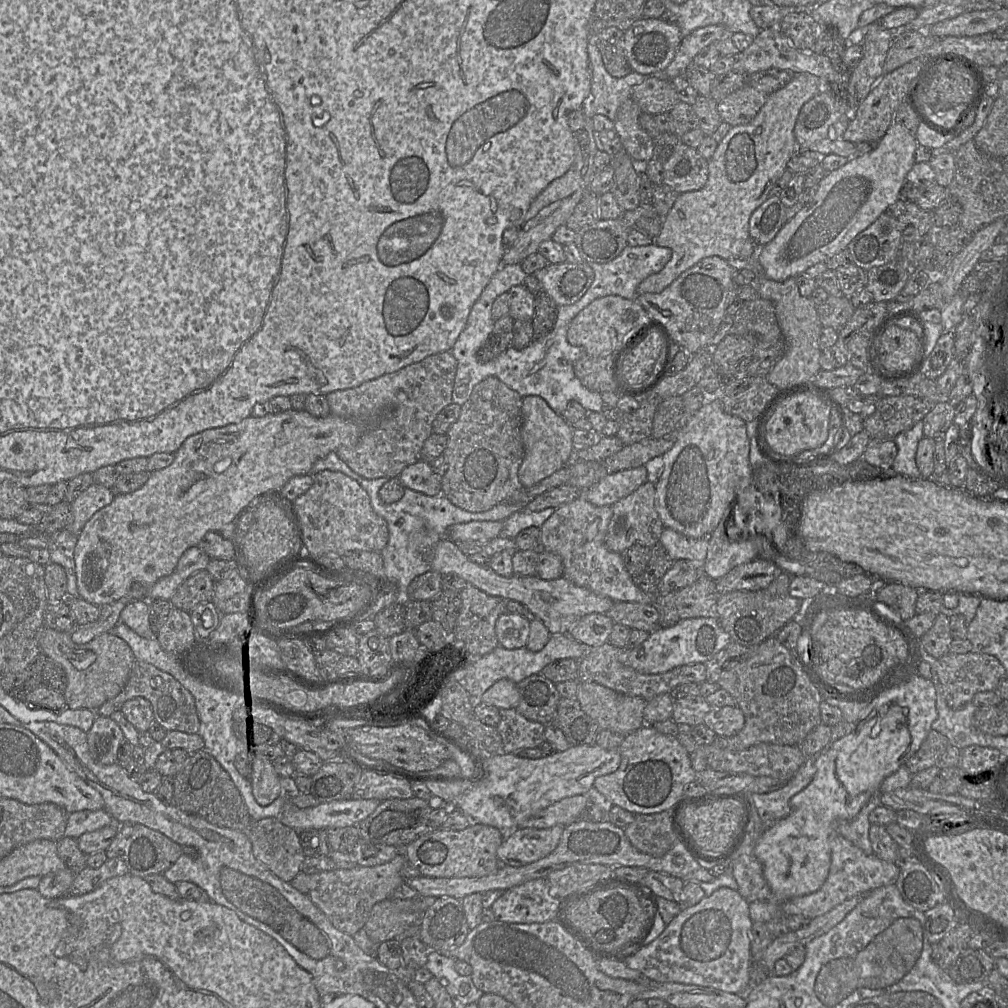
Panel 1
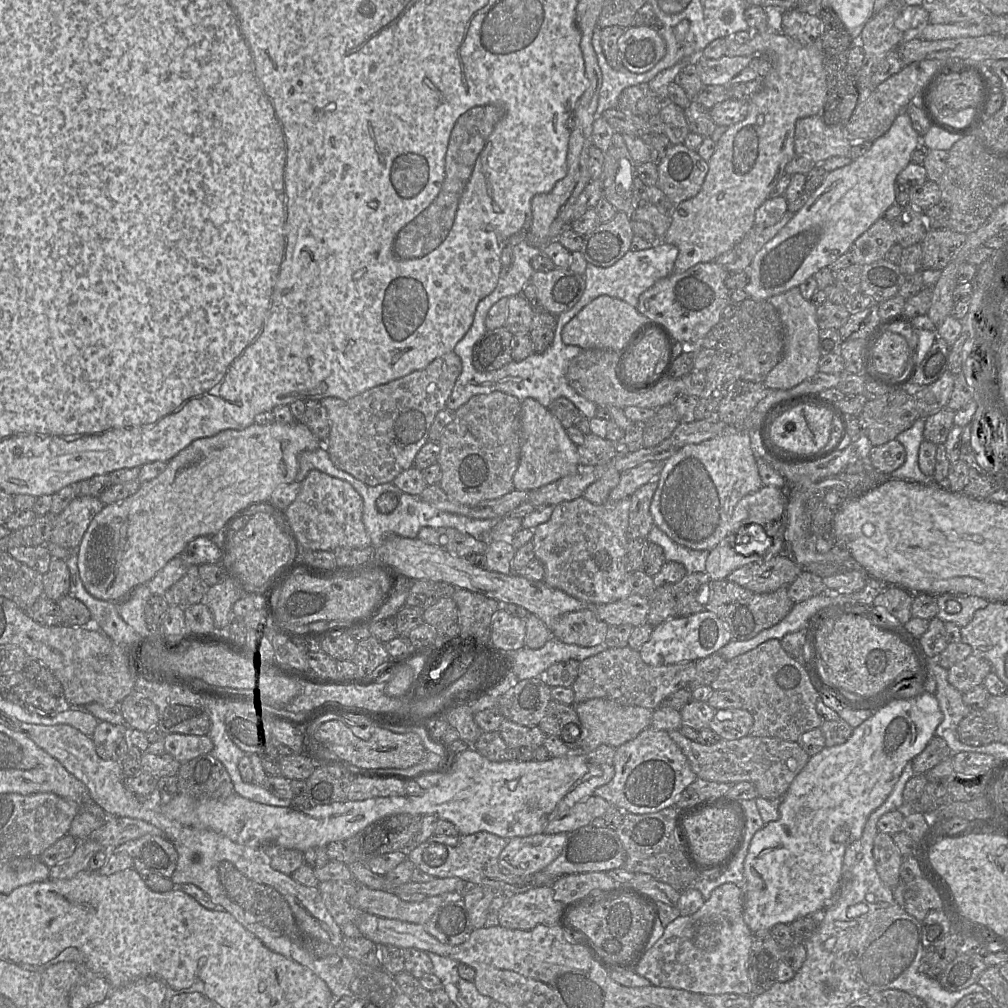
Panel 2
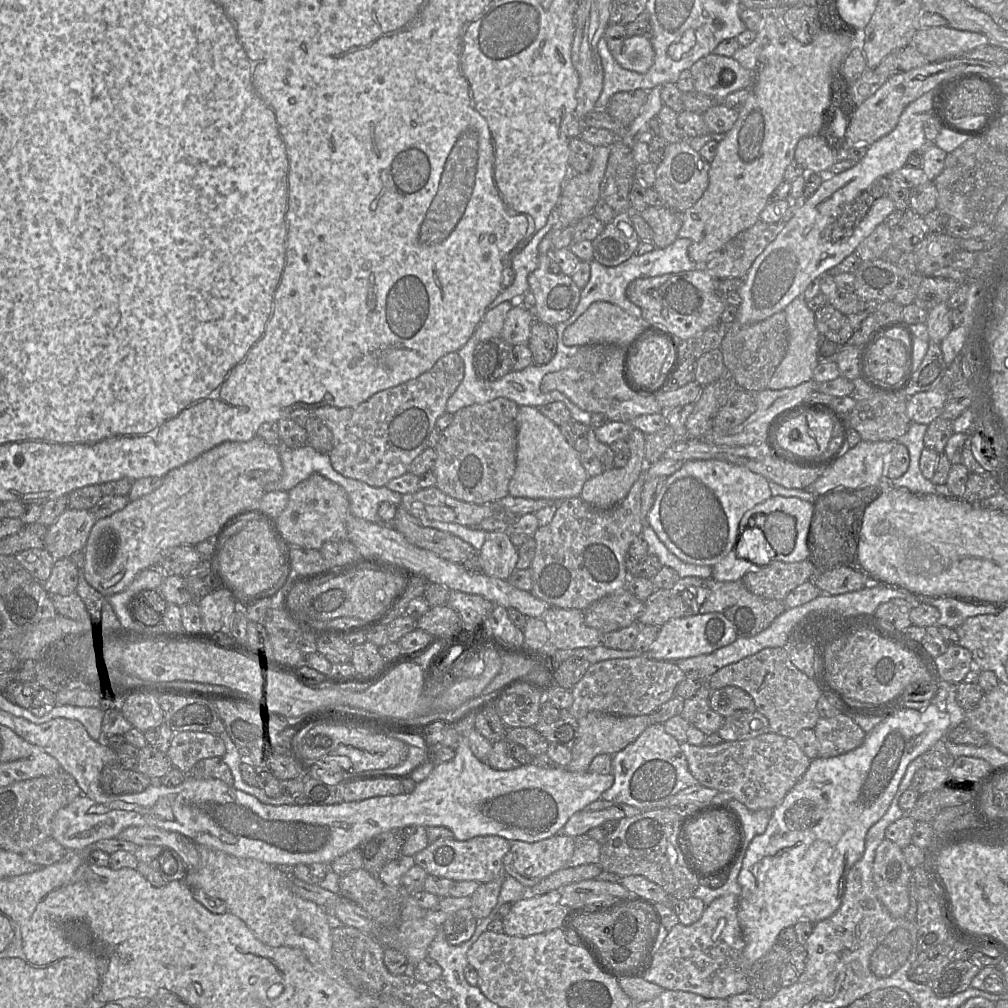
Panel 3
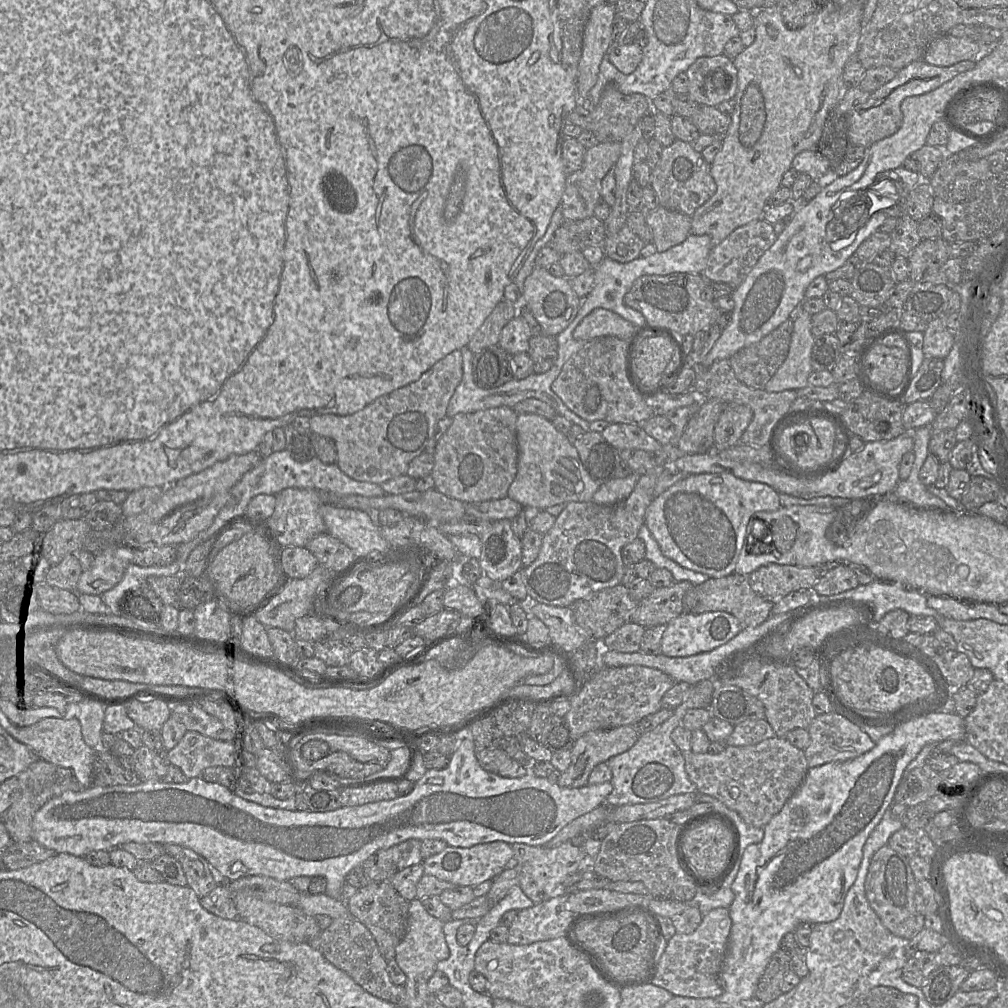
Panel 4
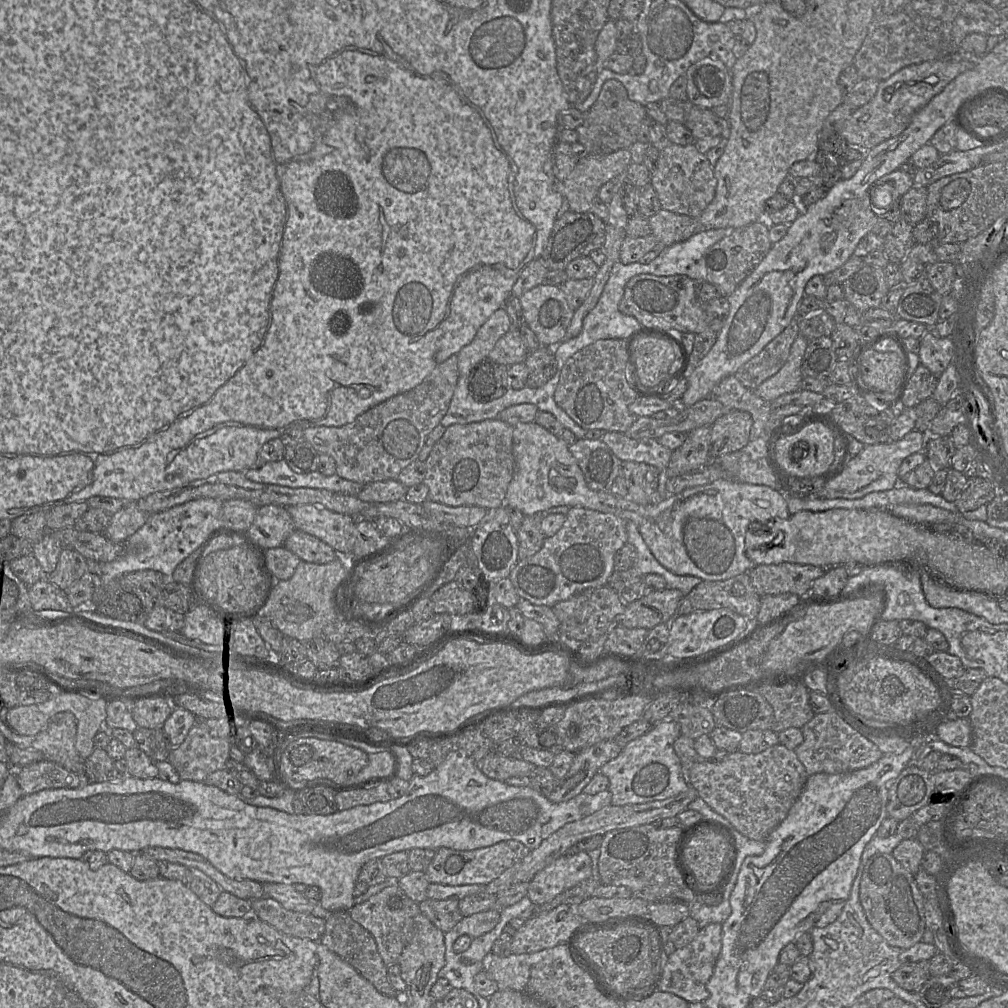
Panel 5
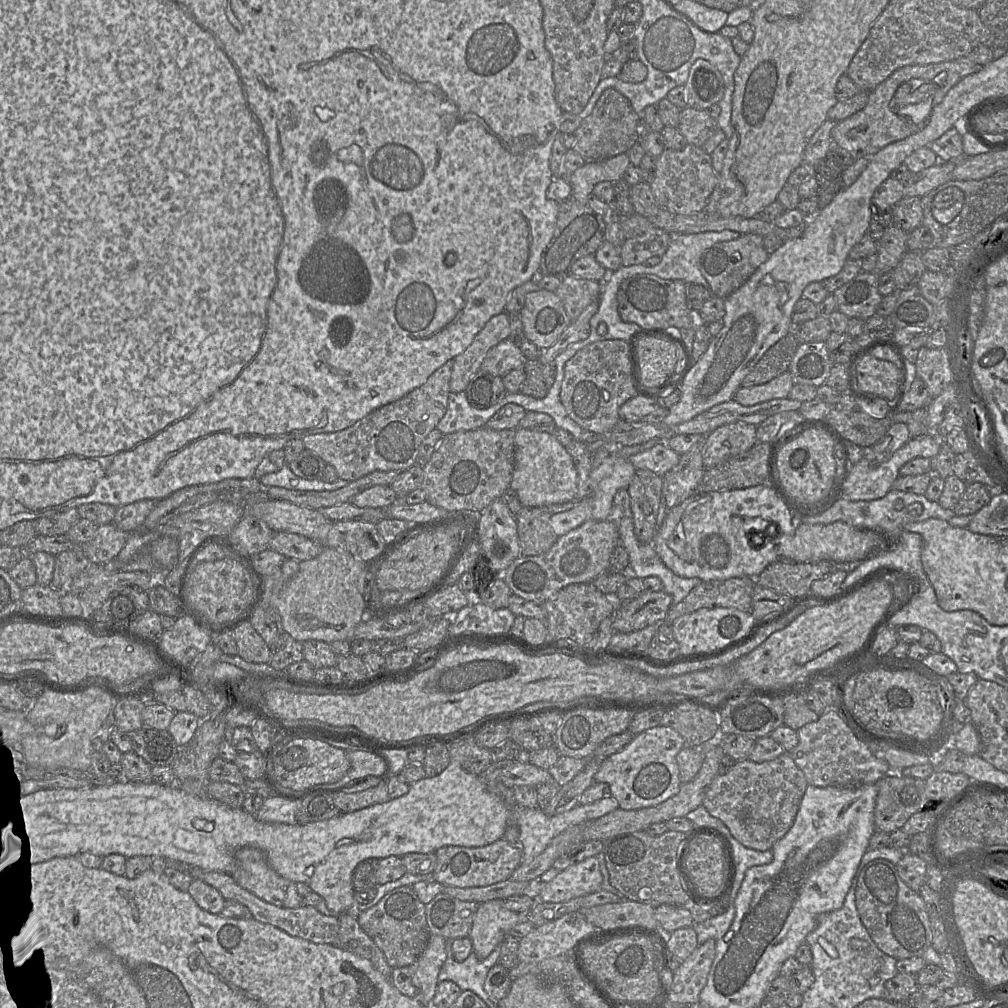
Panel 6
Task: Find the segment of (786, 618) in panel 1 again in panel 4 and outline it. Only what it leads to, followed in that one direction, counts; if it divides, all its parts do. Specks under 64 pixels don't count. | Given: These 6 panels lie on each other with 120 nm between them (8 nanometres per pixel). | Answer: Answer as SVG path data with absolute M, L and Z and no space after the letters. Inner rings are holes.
M732 573L724 577L709 578L695 586L695 605L691 612L700 614L724 611L735 616L741 628L746 629L756 627L766 621L771 615L772 606L773 600L763 598L752 590L748 575Z

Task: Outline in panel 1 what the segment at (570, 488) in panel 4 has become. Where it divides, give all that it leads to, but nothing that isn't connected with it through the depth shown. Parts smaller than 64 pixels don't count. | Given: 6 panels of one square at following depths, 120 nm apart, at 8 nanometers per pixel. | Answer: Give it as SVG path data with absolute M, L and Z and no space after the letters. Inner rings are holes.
M540 396L524 397L521 411L524 458L518 470L518 478L523 487L531 487L574 459L574 429L561 415L555 413Z

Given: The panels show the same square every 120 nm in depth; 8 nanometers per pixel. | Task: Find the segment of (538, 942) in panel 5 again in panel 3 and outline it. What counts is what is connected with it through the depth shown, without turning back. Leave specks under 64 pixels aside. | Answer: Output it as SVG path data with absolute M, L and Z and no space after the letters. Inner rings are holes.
M560 890L514 902L502 920L503 932L527 937L549 932L562 926L569 910L562 904Z

